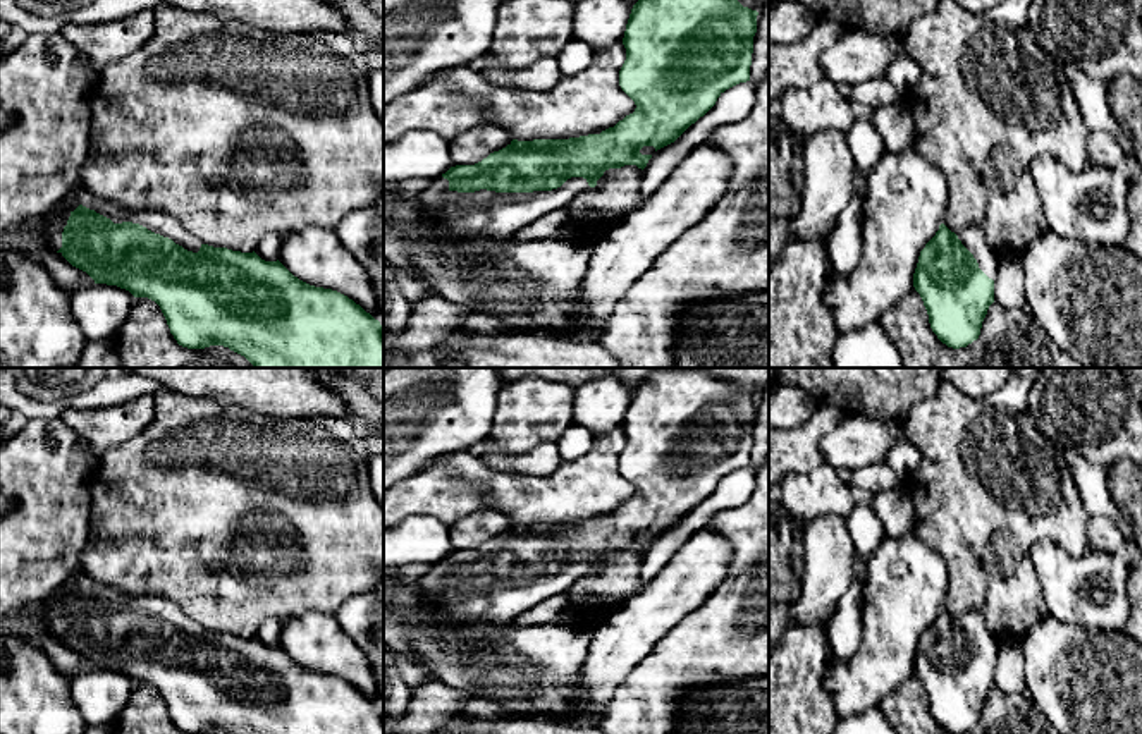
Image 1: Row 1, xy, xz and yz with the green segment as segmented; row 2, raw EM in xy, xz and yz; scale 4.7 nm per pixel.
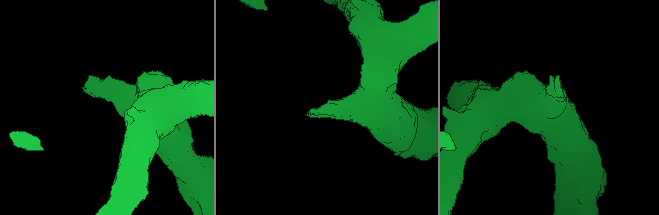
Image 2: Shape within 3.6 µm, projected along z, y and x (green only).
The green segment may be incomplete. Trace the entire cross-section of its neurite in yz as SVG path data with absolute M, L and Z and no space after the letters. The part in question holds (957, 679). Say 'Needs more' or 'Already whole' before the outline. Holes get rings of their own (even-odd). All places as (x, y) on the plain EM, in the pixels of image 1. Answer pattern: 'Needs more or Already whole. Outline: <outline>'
Needs more. Outline: M941 609L920 636L913 672L932 717L948 732L967 732L979 724L994 688L999 646L980 610L967 610L955 619Z

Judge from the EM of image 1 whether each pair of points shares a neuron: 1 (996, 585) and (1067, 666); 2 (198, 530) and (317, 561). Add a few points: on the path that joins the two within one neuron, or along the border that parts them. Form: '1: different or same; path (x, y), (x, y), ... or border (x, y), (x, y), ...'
1: different; border (1046, 614), (1020, 640)
2: same; path (234, 501), (281, 501), (305, 525)

